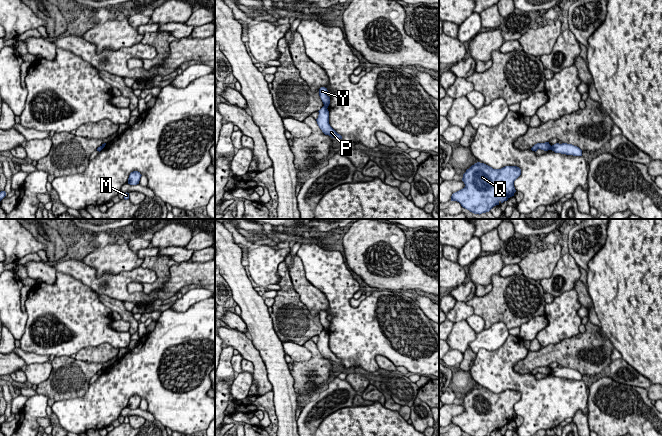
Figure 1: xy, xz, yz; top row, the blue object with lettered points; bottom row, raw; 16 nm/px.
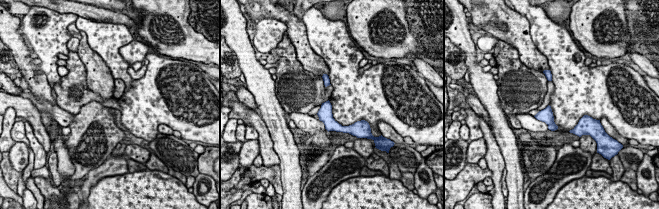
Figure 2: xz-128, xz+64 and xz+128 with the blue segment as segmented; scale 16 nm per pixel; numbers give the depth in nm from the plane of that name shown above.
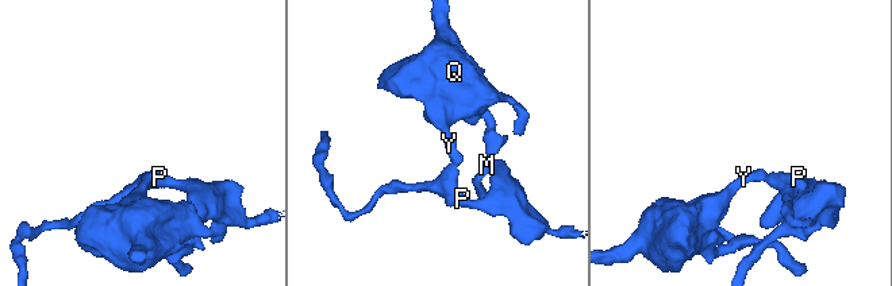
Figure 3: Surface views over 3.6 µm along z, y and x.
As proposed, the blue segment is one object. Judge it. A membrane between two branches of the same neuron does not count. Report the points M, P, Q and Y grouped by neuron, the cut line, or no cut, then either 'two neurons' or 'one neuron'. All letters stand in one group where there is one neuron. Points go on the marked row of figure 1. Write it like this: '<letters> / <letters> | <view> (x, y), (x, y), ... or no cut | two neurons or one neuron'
M Q Y / P | yz (551, 146), (549, 149) | two neurons

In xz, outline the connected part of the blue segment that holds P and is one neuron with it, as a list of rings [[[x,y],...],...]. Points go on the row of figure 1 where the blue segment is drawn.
[[[323,106],[319,111],[318,118],[316,119],[319,128],[325,135],[329,135],[332,138],[342,139],[342,136],[338,134],[329,124],[329,111]]]

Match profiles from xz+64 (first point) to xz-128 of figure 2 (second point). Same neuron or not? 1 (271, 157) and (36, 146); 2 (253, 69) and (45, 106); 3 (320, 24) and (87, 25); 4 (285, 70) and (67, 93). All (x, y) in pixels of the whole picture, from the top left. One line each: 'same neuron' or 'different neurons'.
1: different neurons
2: different neurons
3: same neuron
4: same neuron

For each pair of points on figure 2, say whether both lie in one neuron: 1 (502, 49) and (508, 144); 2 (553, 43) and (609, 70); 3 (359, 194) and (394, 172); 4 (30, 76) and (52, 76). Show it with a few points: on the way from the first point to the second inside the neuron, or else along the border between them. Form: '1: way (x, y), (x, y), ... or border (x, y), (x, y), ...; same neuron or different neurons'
1: border (497, 91), (500, 106), (506, 113); different neurons
2: way (567, 57), (582, 72), (595, 72); same neuron
3: border (387, 176), (399, 180); different neurons
4: border (37, 65), (49, 84); different neurons

